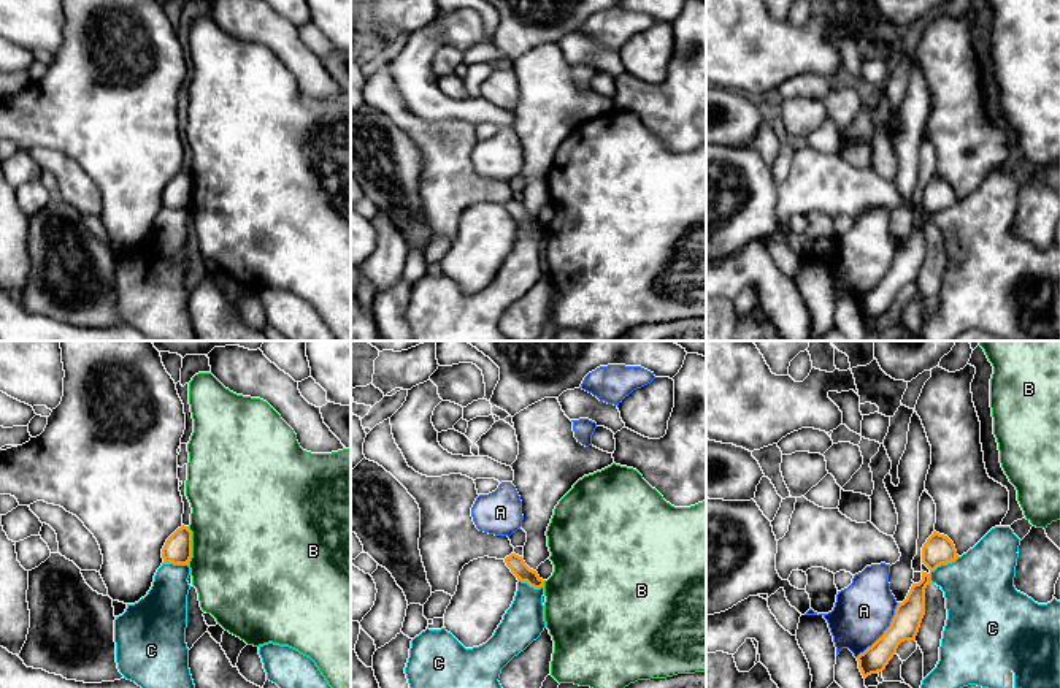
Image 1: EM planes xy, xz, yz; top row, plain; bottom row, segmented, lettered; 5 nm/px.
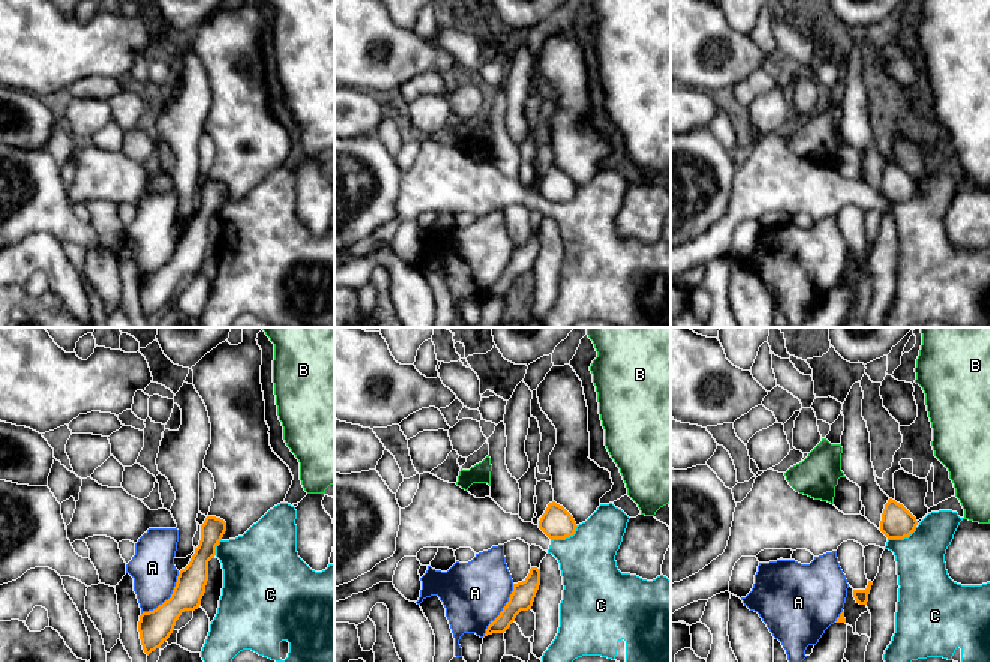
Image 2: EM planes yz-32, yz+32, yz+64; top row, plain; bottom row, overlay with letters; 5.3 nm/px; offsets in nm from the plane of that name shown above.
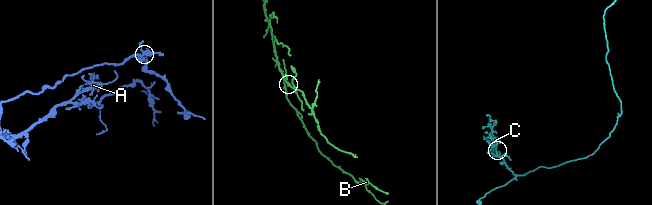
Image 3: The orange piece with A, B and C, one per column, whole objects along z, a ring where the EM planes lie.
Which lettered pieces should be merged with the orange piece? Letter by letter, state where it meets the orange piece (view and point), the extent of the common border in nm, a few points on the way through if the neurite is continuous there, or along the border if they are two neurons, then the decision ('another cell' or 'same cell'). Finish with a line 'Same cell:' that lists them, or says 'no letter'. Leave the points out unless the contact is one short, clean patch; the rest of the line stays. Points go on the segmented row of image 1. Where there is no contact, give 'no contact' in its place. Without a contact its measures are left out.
A: yz (884, 631) | 360 nm | along yz (898, 603), (891, 625), (856, 657) | another cell
B: xy (191, 546) | 190 nm | along xy (188, 527), (191, 531), (189, 563) | another cell
C: yz (940, 565) | 200 nm | along yz (959, 557), (938, 565), (930, 573), (930, 582) | another cell
Same cell: no letter

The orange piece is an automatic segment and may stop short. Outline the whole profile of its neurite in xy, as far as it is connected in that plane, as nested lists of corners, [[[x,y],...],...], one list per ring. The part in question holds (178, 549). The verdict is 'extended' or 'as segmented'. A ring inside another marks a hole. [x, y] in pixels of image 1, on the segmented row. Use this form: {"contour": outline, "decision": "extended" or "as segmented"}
{"contour": [[[189,526],[178,528],[162,548],[163,563],[189,564],[192,558],[192,531]]], "decision": "as segmented"}

